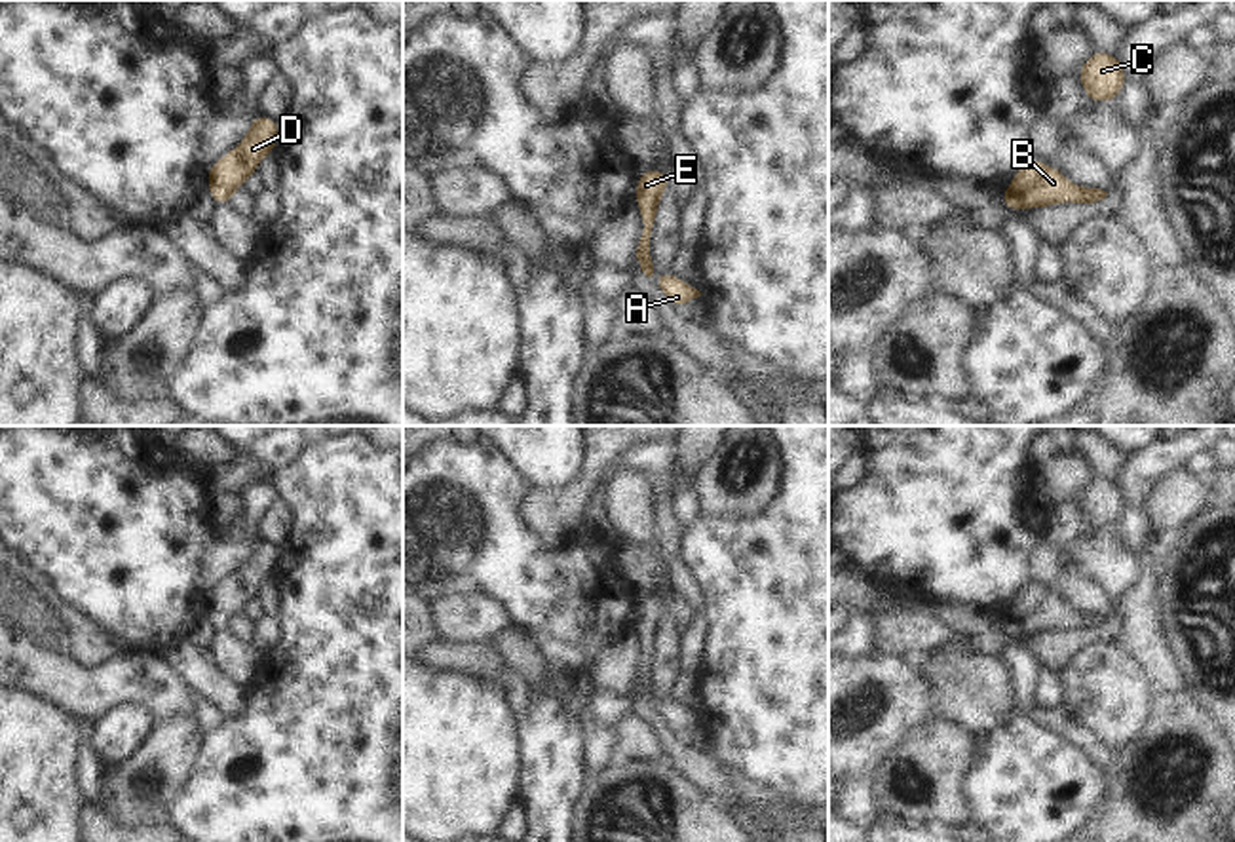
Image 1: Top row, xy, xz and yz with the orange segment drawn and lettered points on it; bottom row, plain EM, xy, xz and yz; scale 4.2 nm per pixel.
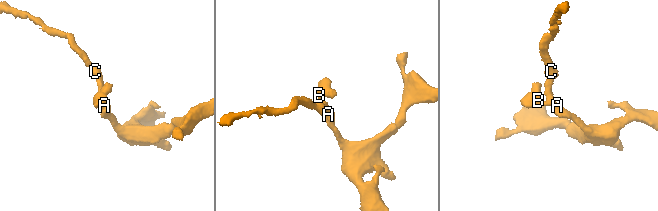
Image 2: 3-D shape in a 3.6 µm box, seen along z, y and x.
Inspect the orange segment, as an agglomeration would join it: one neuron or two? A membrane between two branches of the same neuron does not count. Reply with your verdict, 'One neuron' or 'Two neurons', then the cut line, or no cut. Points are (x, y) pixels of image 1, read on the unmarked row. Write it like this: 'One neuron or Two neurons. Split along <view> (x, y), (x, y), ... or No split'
One neuron. No split.

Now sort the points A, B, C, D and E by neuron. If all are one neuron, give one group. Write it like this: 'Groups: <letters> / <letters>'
Groups: A B C D E.

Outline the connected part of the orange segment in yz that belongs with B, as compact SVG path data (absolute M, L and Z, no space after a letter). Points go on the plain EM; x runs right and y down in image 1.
M1036 582L1020 591L1007 616L999 620L1011 637L1053 633L1062 627L1094 629L1106 622L1100 614L1074 612L1062 595L1049 593Z

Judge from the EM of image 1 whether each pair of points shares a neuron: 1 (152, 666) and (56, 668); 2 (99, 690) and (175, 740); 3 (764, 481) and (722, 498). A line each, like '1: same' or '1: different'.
1: same
2: different
3: same

